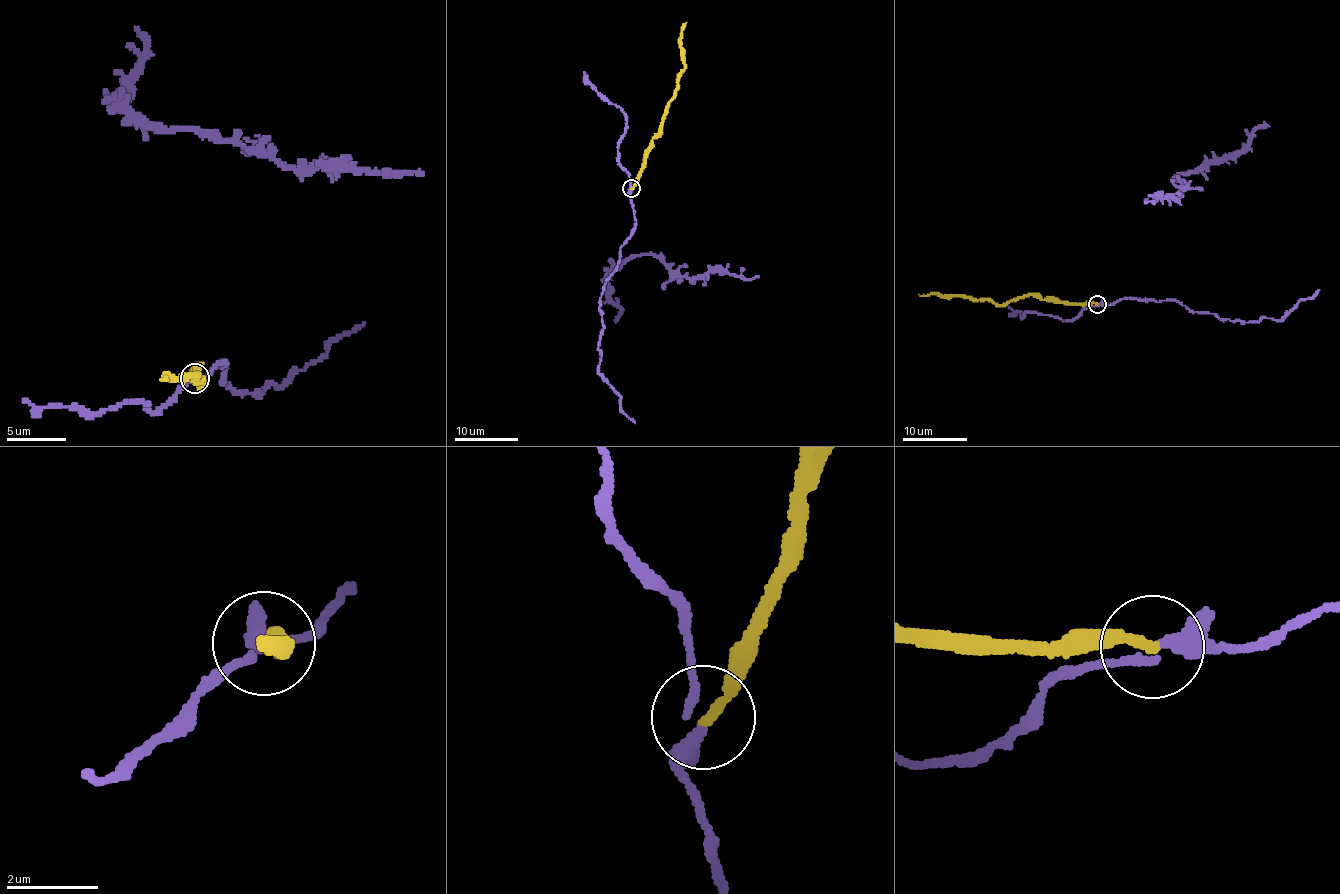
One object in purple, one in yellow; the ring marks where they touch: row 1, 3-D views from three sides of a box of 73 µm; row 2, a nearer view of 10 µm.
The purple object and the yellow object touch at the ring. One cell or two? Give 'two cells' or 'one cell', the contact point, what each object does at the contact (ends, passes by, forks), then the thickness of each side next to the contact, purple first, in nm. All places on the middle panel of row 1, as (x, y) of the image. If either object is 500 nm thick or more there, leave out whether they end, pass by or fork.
two cells | (631, 188) | purple forks | yellow ends | 220/240 nm

